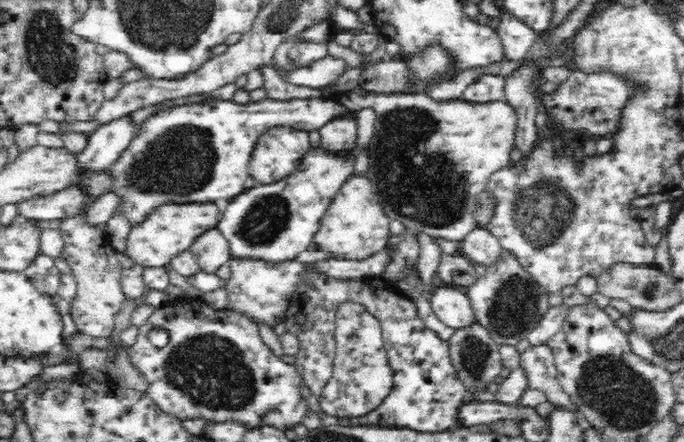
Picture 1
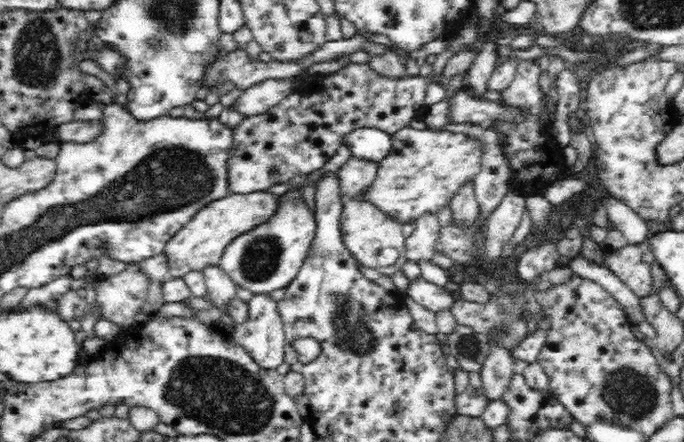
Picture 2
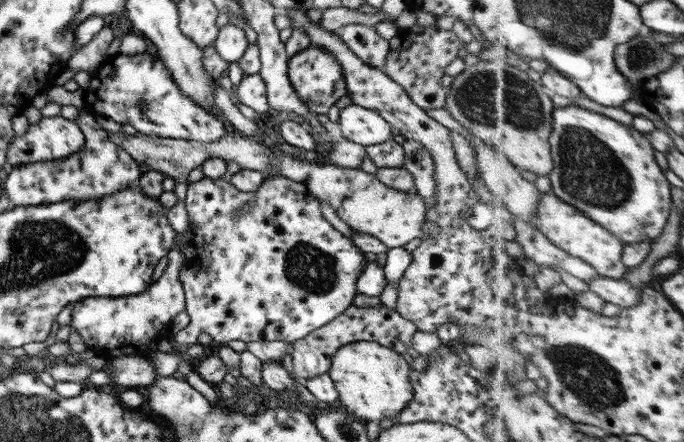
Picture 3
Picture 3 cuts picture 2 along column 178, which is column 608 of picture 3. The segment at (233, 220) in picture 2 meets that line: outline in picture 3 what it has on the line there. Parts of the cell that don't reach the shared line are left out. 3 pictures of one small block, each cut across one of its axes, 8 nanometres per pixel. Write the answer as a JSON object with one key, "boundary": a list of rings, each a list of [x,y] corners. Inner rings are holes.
{"boundary":[[[544,193],[534,226],[544,231],[544,234],[552,242],[555,242],[556,246],[566,250],[570,256],[583,258],[593,267],[596,267],[597,271],[600,271],[600,274],[604,277],[620,280],[631,269],[623,259],[625,242],[610,229],[590,218],[579,207],[566,202],[559,195]]]}

